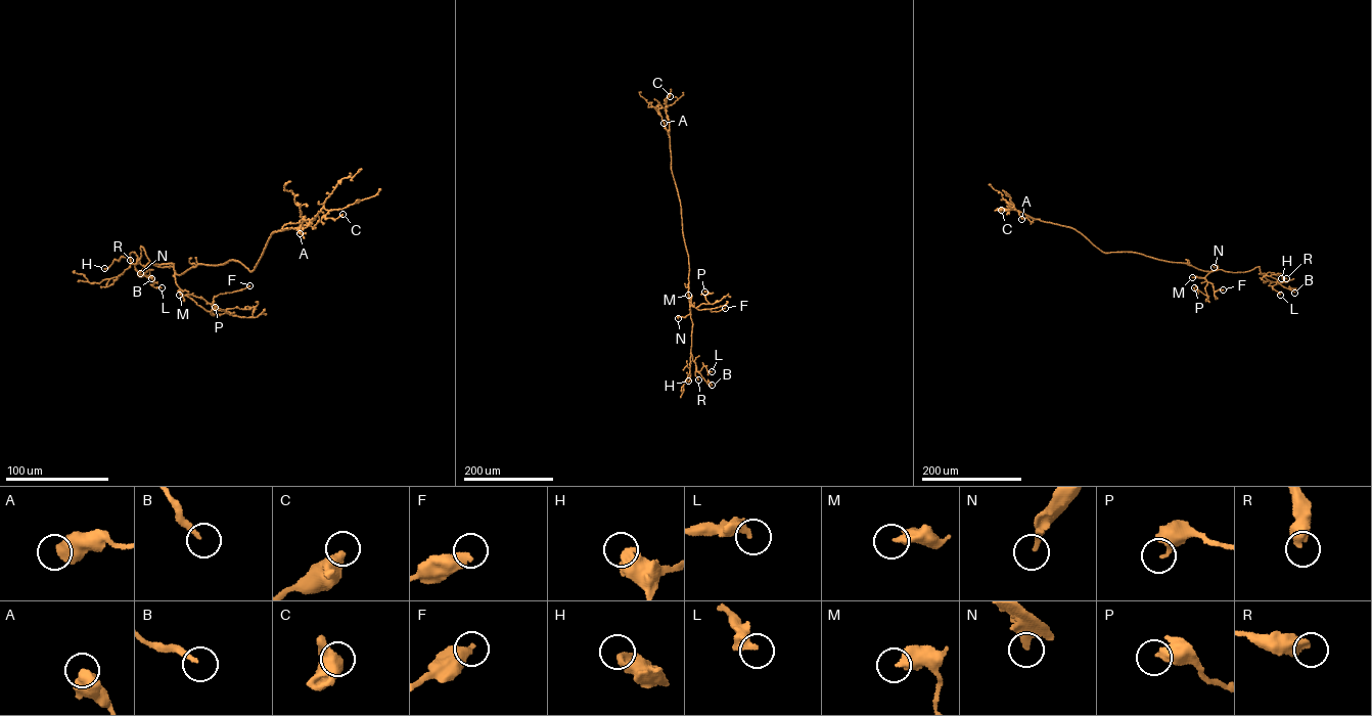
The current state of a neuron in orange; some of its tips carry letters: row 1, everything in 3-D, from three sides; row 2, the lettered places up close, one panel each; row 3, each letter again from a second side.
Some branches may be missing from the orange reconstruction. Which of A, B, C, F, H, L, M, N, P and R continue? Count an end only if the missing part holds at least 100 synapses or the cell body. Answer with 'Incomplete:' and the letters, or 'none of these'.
Incomplete: N

